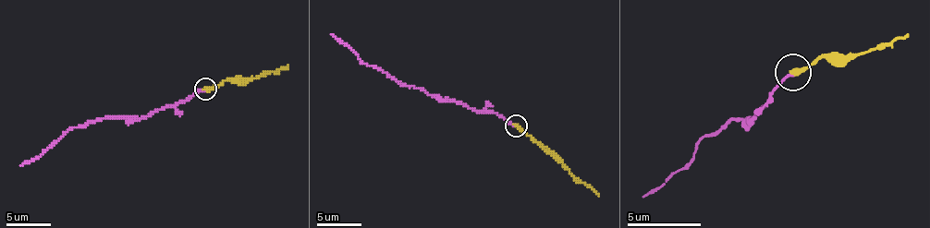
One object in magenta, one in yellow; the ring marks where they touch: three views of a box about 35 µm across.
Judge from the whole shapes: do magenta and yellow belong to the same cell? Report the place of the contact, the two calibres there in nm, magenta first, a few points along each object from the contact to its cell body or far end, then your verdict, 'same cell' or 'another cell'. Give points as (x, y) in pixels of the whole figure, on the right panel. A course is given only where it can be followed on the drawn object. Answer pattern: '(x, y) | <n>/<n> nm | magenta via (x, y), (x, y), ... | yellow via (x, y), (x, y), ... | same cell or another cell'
(792, 72) | 240/360 nm | magenta via (793, 73), (772, 91), (768, 102), (750, 120), (731, 120), (702, 138), (694, 157), (642, 198) | yellow via (793, 73), (801, 73), (815, 58), (856, 58), (908, 32) | another cell

